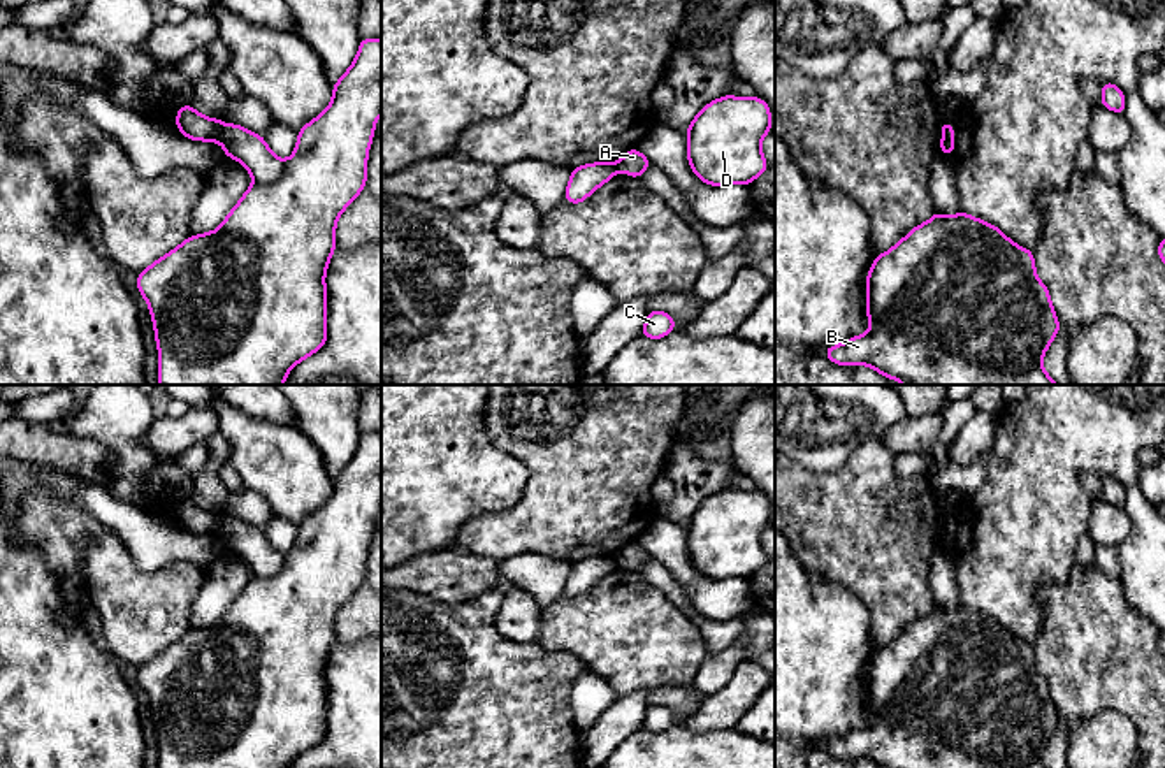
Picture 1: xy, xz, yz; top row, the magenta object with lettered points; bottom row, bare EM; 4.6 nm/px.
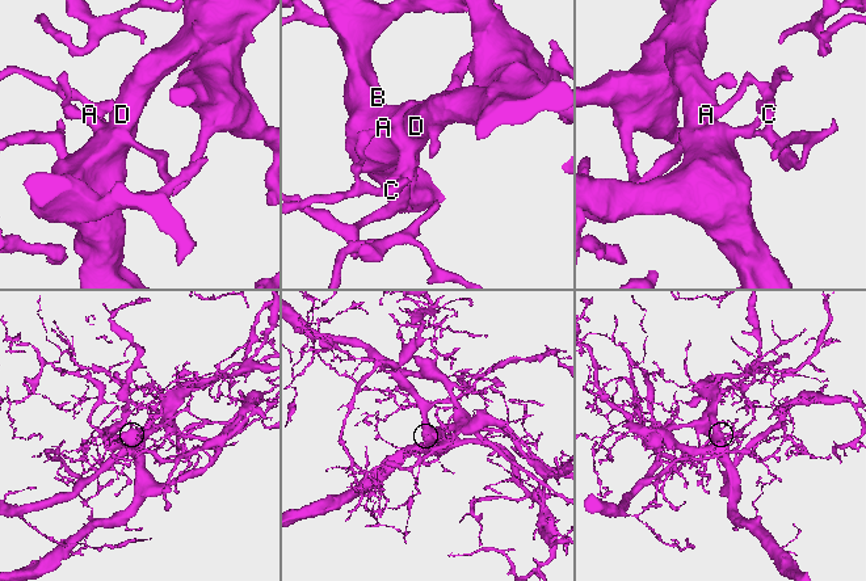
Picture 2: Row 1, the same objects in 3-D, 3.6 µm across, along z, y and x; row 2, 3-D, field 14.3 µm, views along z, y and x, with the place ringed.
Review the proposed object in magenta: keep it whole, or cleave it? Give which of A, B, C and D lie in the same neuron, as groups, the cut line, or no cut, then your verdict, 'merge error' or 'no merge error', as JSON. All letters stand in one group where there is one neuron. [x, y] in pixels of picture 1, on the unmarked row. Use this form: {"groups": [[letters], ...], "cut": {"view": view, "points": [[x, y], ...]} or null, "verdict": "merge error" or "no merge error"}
{"groups": [["A"], ["B", "C", "D"]], "cut": {"view": "xy", "points": [[285, 554], [285, 565], [278, 572], [271, 577], [255, 577]]}, "verdict": "merge error"}

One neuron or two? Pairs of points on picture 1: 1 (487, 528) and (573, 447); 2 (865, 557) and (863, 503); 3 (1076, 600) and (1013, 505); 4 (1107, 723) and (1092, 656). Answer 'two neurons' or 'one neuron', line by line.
1: one neuron
2: one neuron
3: two neurons
4: two neurons

